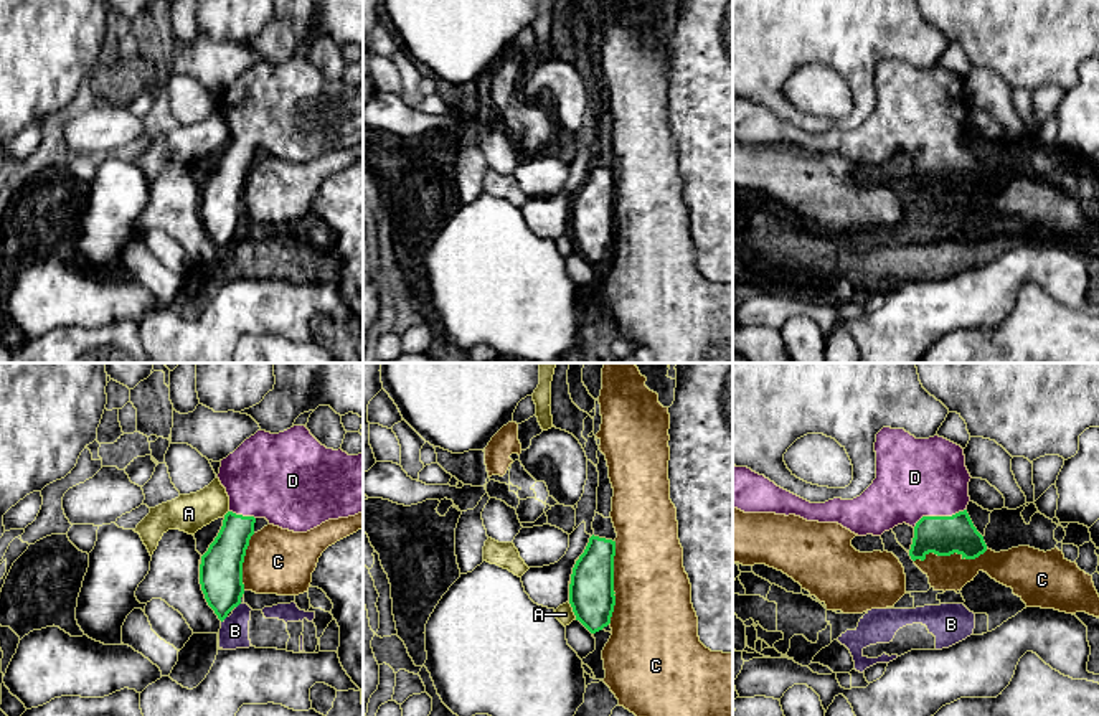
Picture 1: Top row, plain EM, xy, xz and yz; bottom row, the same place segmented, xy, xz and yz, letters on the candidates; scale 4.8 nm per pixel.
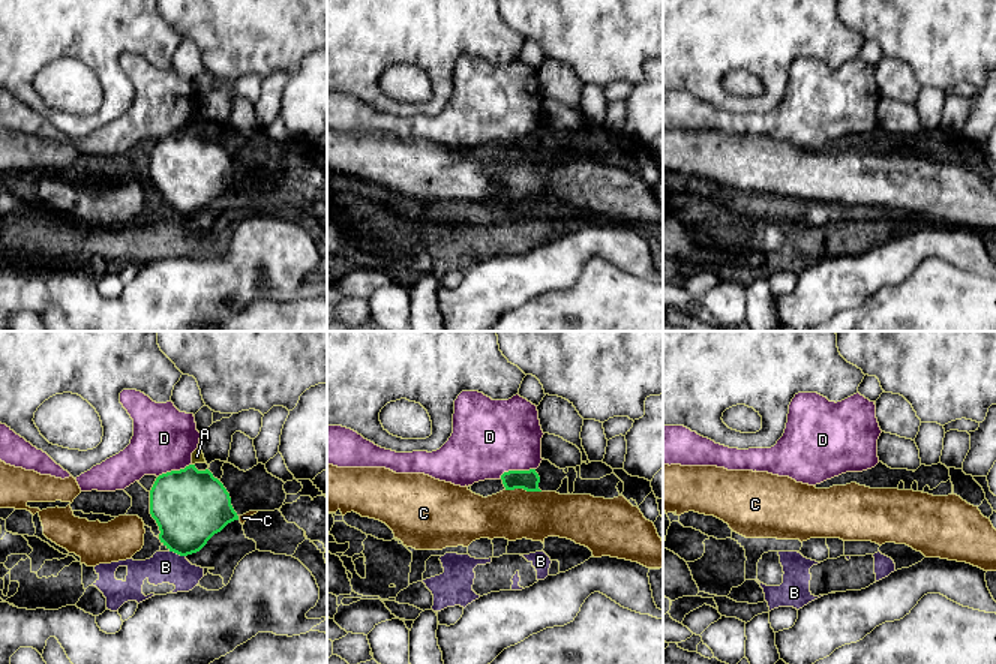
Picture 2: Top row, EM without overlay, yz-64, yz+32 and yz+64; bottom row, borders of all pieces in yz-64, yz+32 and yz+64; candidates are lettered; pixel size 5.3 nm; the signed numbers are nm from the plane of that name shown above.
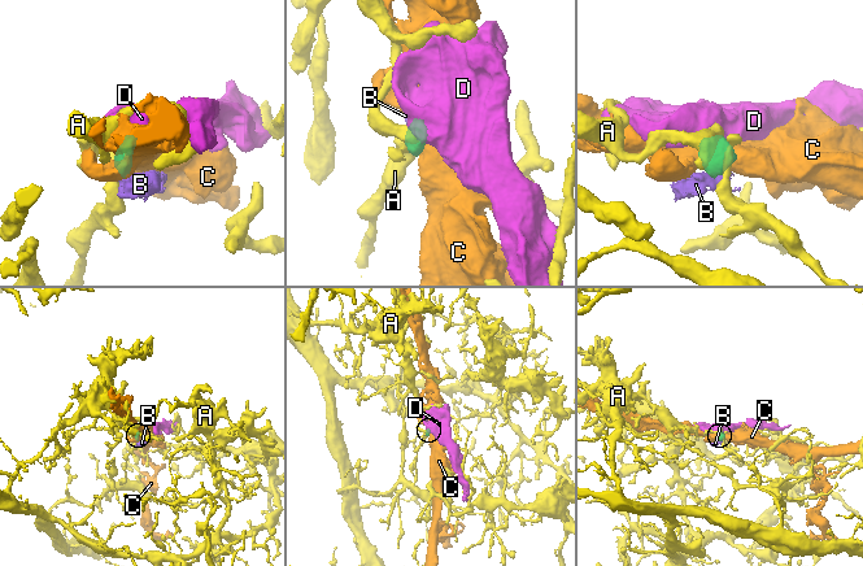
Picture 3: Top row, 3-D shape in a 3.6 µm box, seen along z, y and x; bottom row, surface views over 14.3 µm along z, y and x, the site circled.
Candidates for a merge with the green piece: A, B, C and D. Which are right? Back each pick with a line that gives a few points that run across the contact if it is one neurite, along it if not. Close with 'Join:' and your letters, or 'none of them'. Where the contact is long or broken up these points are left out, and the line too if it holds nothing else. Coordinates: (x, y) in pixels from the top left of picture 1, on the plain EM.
D: Line: yz (941, 165), (939, 147), (931, 124), (915, 108)
Join: D

